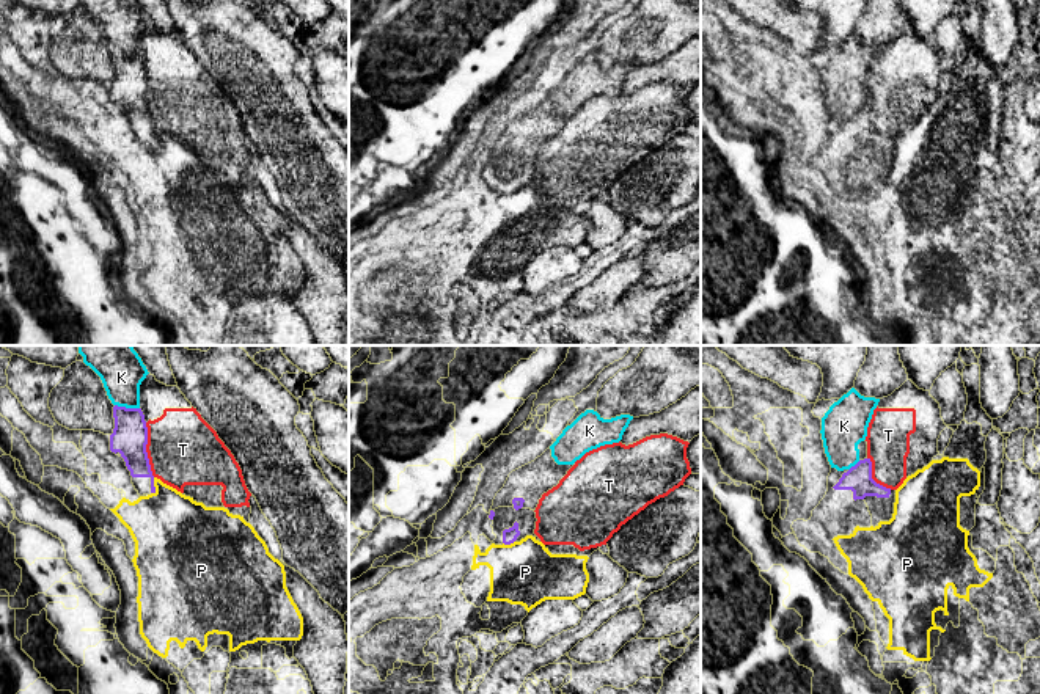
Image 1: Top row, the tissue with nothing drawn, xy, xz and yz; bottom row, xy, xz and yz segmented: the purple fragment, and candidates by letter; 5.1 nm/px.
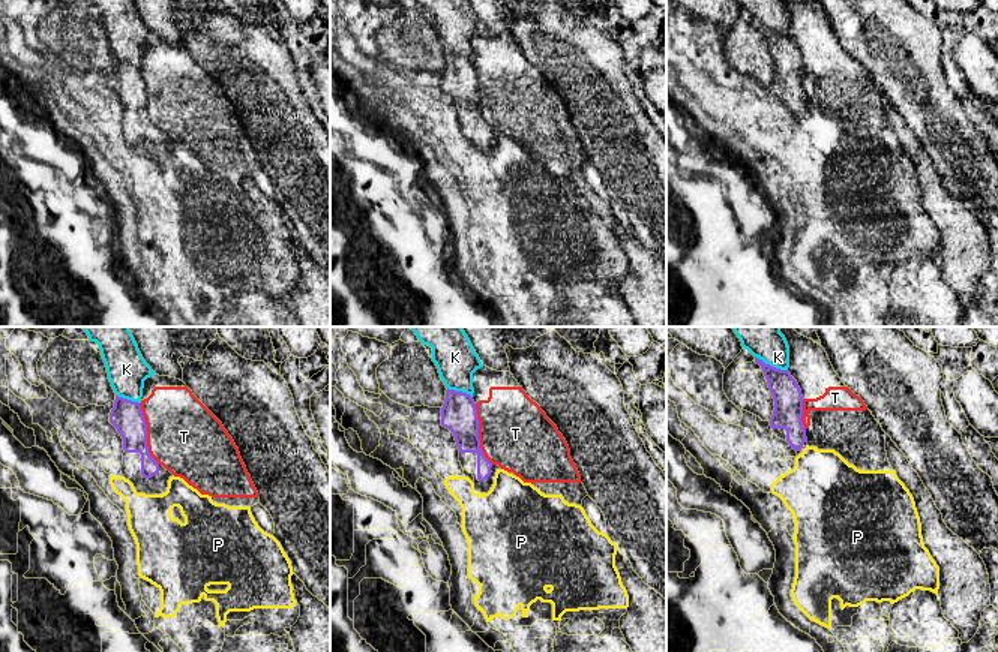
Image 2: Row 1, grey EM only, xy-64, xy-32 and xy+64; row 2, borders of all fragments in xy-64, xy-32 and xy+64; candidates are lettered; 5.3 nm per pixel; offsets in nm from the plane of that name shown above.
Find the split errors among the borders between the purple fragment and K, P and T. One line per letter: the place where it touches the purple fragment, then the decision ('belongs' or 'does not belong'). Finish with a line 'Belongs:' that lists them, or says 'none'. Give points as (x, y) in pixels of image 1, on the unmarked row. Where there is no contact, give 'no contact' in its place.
K: contact xy (128, 57); does not belong
P: contact xy (153, 134); belongs
T: contact xy (145, 98); does not belong
Belongs: P

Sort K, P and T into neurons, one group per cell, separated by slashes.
K / P / T

